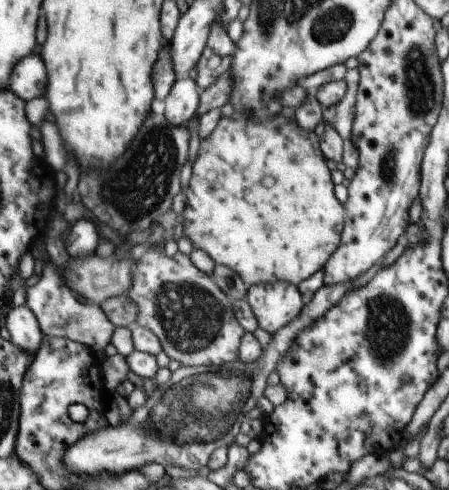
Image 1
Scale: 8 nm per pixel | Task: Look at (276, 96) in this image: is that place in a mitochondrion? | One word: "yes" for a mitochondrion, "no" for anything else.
no

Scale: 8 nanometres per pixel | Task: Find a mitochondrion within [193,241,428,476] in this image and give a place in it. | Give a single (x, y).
(389, 330)

